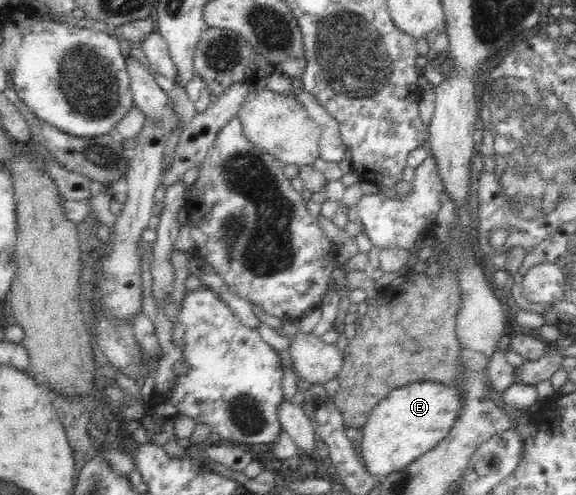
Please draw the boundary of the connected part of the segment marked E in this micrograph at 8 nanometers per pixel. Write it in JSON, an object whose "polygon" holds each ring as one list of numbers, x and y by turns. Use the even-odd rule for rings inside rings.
{"polygon":[[425,380,396,387,387,397,377,402,363,426,363,436,359,439,357,447,366,471,382,479,393,472,405,469,426,451,431,451,451,431,460,414,463,400,460,389,447,382]]}

